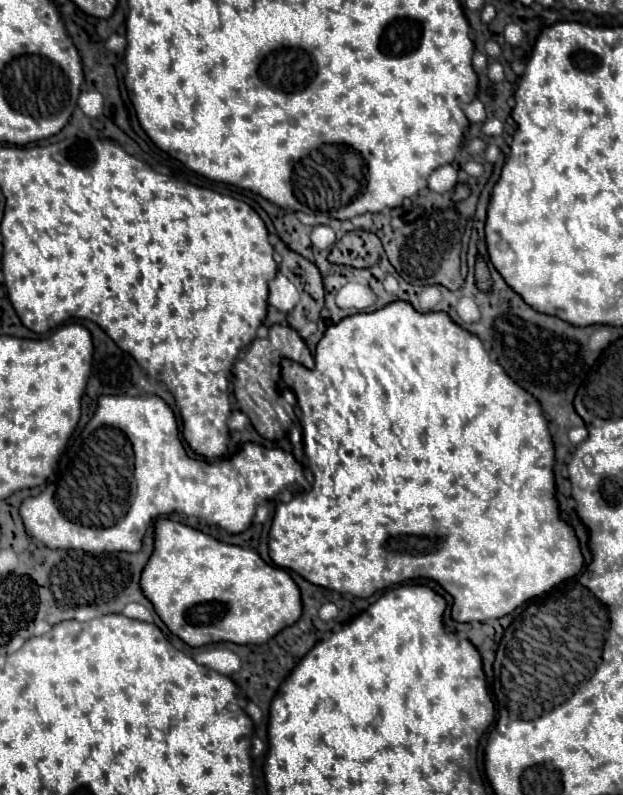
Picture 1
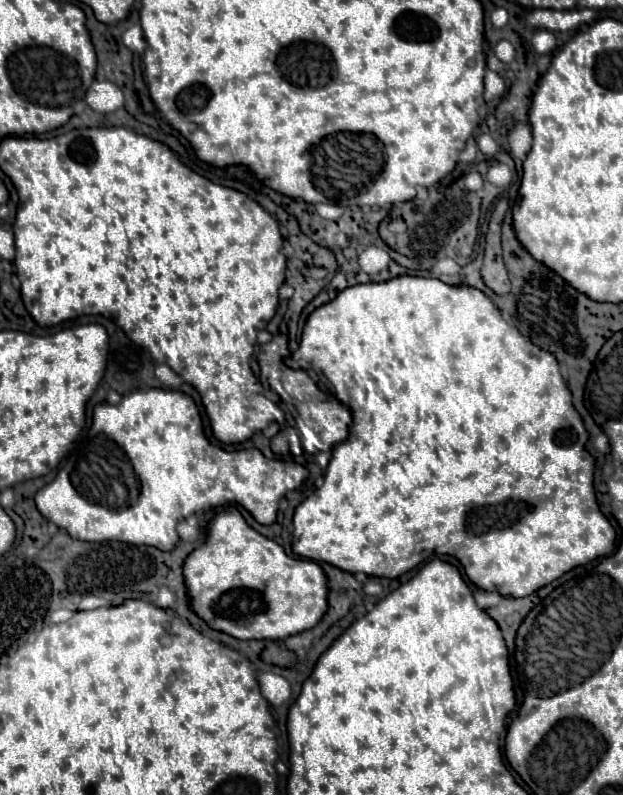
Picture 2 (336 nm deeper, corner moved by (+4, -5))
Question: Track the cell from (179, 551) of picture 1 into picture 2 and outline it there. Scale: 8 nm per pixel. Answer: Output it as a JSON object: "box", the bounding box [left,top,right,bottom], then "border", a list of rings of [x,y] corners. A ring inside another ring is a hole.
{"box":[182,507,328,639],"border":[[[236,507],[222,509],[208,523],[206,539],[184,559],[182,575],[192,613],[204,619],[208,627],[236,639],[286,639],[300,631],[312,629],[328,609],[326,577],[320,565],[308,559],[288,557],[278,543],[248,527]]]}

